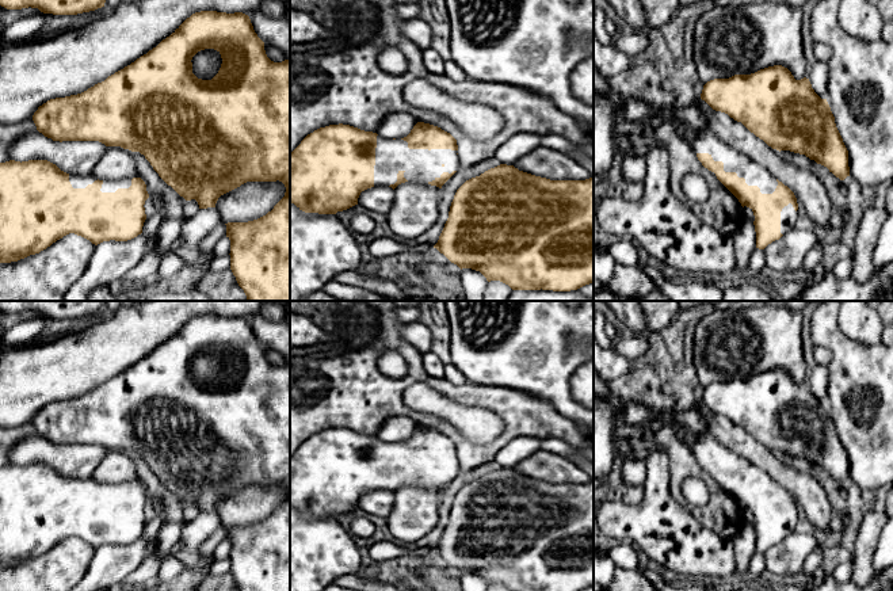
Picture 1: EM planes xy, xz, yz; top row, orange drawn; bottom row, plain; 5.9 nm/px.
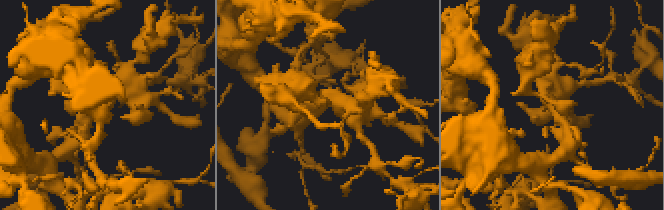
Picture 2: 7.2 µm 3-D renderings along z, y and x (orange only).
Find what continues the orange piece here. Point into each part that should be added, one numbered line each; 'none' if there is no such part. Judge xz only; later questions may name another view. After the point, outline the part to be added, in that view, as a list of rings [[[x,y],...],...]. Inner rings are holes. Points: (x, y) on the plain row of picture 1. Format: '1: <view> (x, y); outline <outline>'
1: xz (423, 469); outline [[[377,439],[374,489],[394,488],[400,474],[407,484],[432,485],[443,476],[458,474],[457,457],[451,453],[409,453],[404,443]]]

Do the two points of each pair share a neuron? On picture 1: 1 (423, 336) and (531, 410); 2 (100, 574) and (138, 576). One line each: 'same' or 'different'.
1: different
2: different

